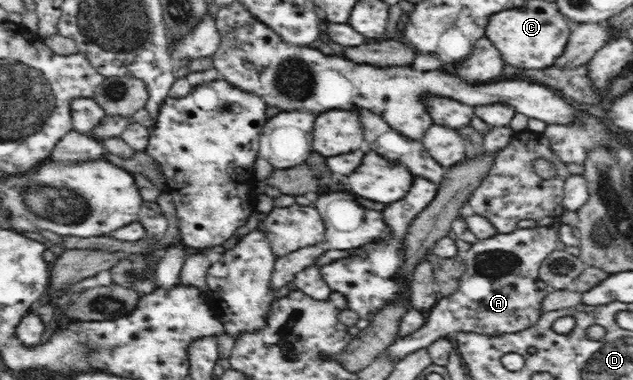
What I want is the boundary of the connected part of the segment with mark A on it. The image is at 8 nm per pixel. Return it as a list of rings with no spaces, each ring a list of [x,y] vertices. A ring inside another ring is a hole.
[[[550,226],[516,228],[508,234],[498,234],[479,240],[466,252],[459,254],[465,263],[465,272],[458,289],[448,297],[437,300],[426,316],[426,324],[406,337],[400,337],[384,352],[400,361],[406,355],[456,333],[482,334],[487,337],[513,335],[536,326],[542,317],[542,305],[551,290],[539,275],[544,259],[556,251],[559,235]]]

